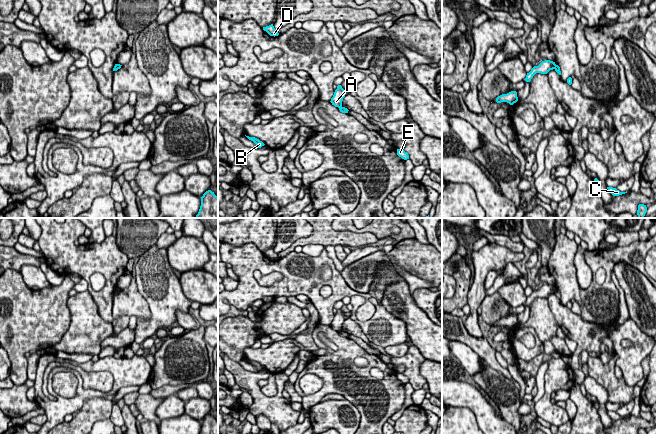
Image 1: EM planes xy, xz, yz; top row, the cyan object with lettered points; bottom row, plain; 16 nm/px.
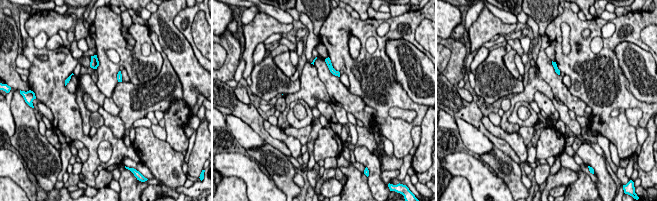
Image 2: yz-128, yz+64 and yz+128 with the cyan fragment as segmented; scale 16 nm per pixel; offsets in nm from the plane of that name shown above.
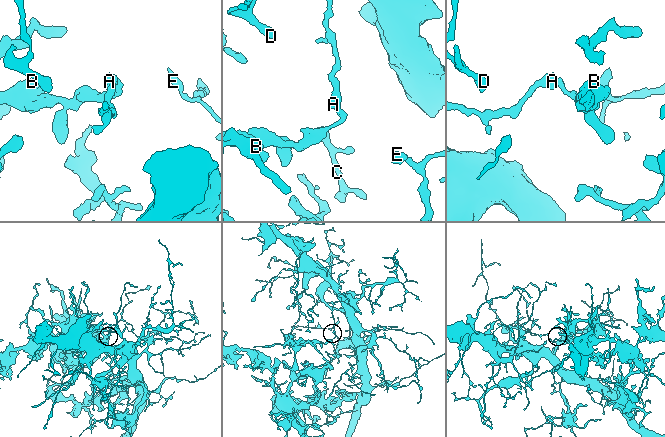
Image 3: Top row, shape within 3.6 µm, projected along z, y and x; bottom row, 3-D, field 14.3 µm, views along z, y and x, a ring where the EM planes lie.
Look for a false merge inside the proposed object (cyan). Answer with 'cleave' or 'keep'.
cleave

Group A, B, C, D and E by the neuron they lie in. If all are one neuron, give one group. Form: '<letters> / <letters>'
A C D E / B

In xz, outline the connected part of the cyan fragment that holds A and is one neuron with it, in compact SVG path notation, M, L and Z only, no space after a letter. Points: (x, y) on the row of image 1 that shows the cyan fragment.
M341 85L337 86L337 89L334 92L333 97L331 98L331 103L332 105L334 105L335 107L342 107L342 101L343 98L345 97L344 95L344 89L342 88Z

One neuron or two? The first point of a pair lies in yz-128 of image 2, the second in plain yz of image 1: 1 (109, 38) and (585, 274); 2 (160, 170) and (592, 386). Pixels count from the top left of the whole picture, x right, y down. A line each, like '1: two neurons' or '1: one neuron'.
1: two neurons
2: two neurons

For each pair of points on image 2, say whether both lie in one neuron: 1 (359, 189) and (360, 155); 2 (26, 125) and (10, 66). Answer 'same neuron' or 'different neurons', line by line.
1: different neurons
2: different neurons

